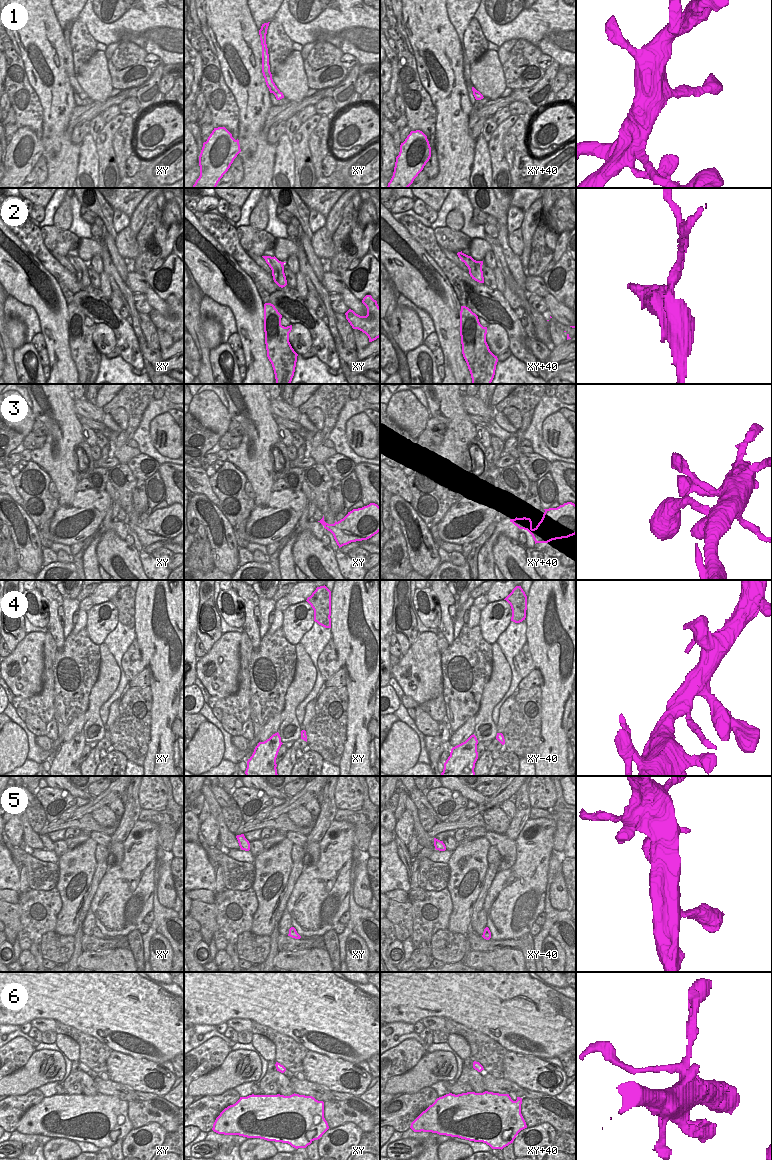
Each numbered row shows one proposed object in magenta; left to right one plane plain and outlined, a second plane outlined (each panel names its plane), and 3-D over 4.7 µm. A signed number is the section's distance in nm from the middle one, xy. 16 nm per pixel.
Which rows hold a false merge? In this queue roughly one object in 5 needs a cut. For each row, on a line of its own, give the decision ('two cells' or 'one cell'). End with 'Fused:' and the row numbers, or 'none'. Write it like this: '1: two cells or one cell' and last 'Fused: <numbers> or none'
1: one cell
2: two cells
3: one cell
4: one cell
5: one cell
6: two cells
Fused: 2, 6

